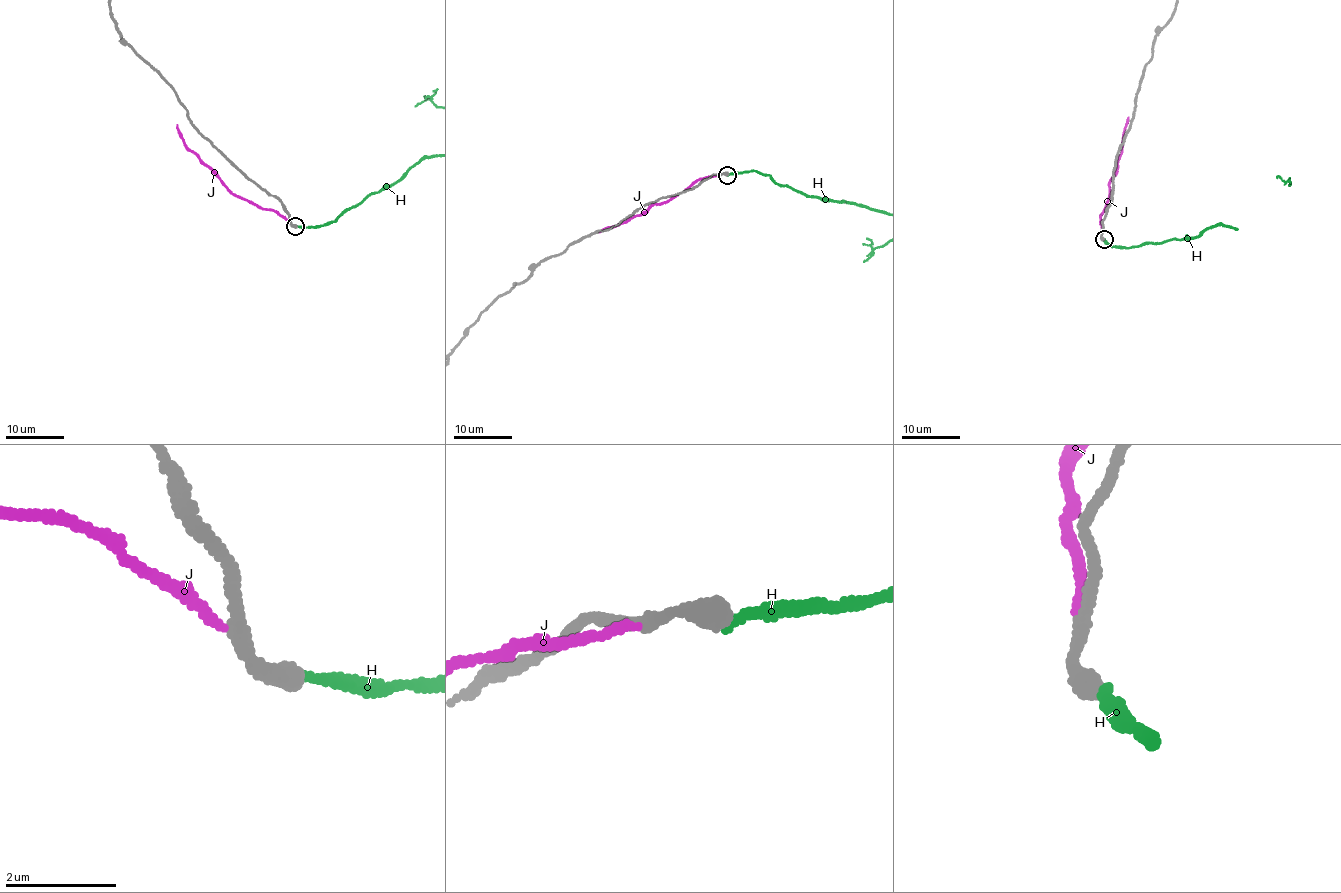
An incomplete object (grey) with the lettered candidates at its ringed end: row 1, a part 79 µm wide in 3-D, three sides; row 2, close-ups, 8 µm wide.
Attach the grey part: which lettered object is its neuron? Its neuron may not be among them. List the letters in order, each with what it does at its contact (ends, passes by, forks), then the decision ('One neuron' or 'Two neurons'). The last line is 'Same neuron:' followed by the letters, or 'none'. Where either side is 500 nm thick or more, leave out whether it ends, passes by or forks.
H: It ends there. One neuron
J: It ends there. Two neurons
Same neuron: H

